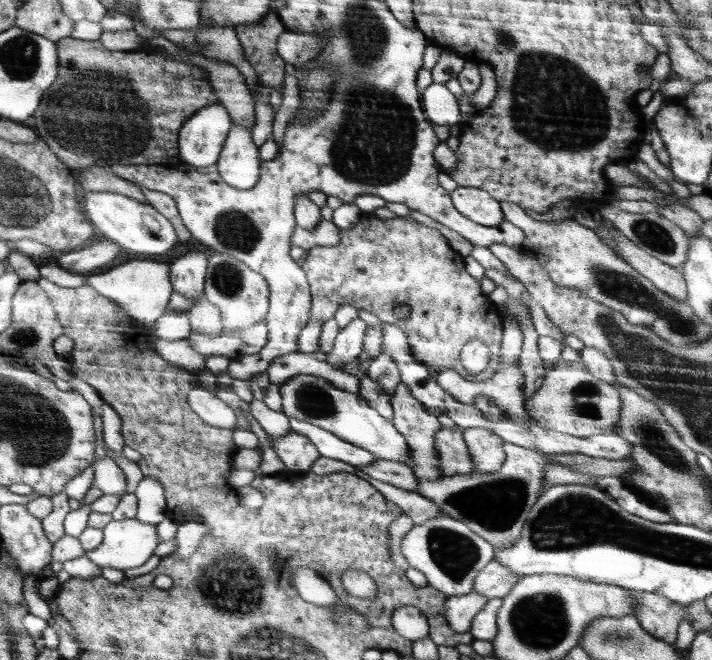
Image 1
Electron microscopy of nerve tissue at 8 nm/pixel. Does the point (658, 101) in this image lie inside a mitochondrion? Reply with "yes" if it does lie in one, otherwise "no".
no

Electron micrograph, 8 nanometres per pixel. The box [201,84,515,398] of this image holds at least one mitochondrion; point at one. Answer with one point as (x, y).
(234, 230)

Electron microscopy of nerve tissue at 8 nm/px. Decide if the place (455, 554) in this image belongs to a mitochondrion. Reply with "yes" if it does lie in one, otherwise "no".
yes

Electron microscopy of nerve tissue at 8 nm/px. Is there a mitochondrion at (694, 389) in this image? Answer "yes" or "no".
yes

